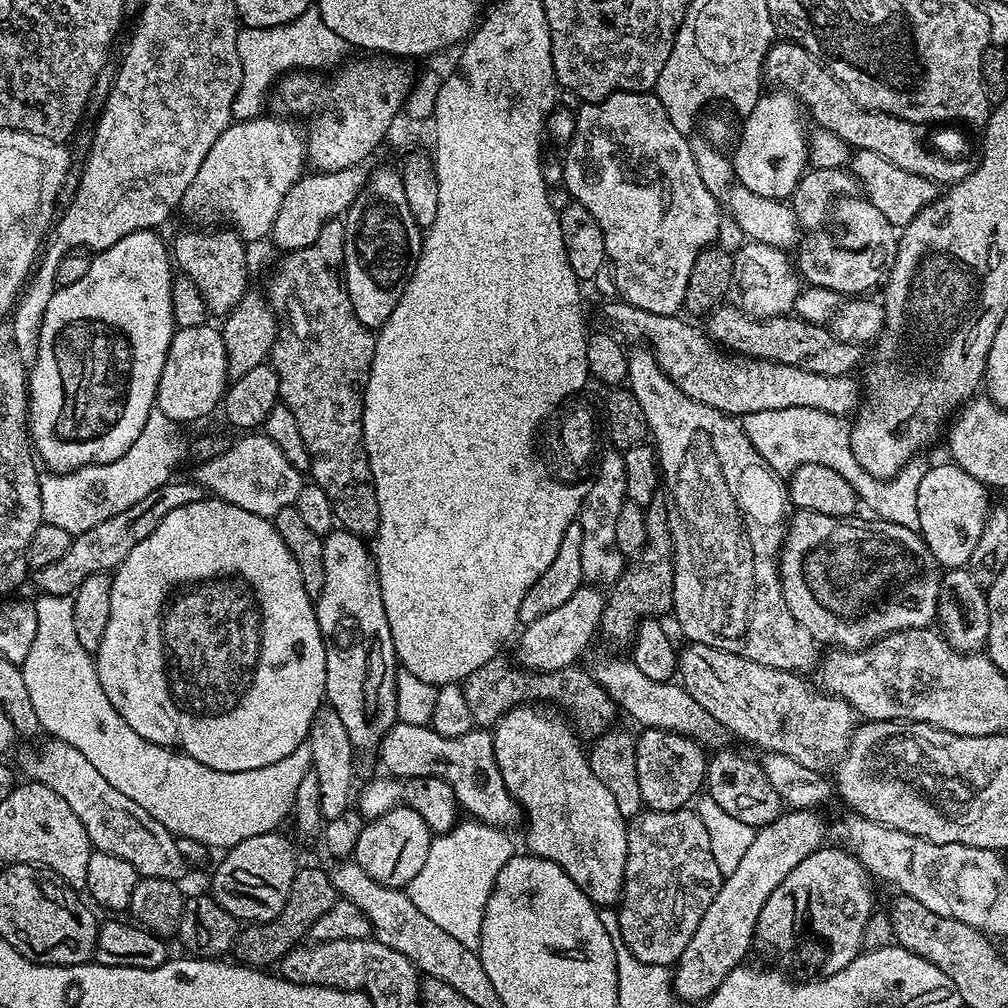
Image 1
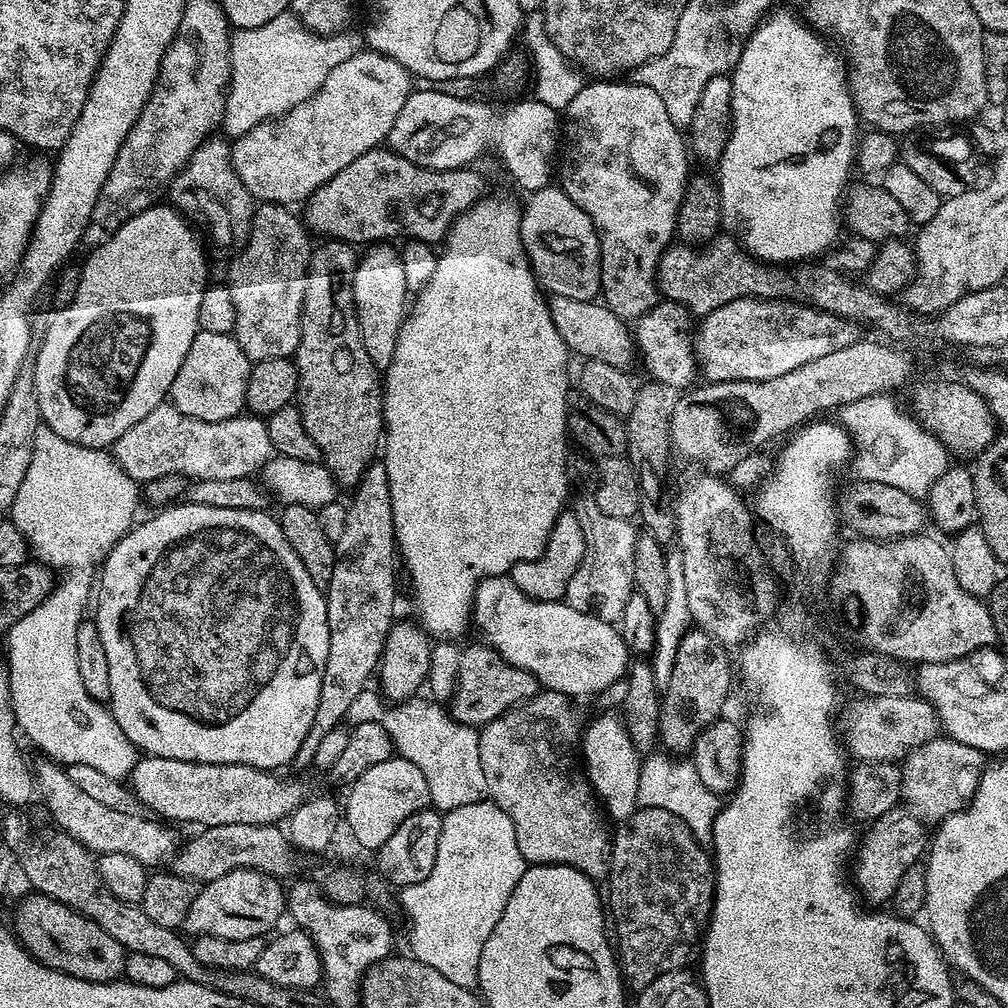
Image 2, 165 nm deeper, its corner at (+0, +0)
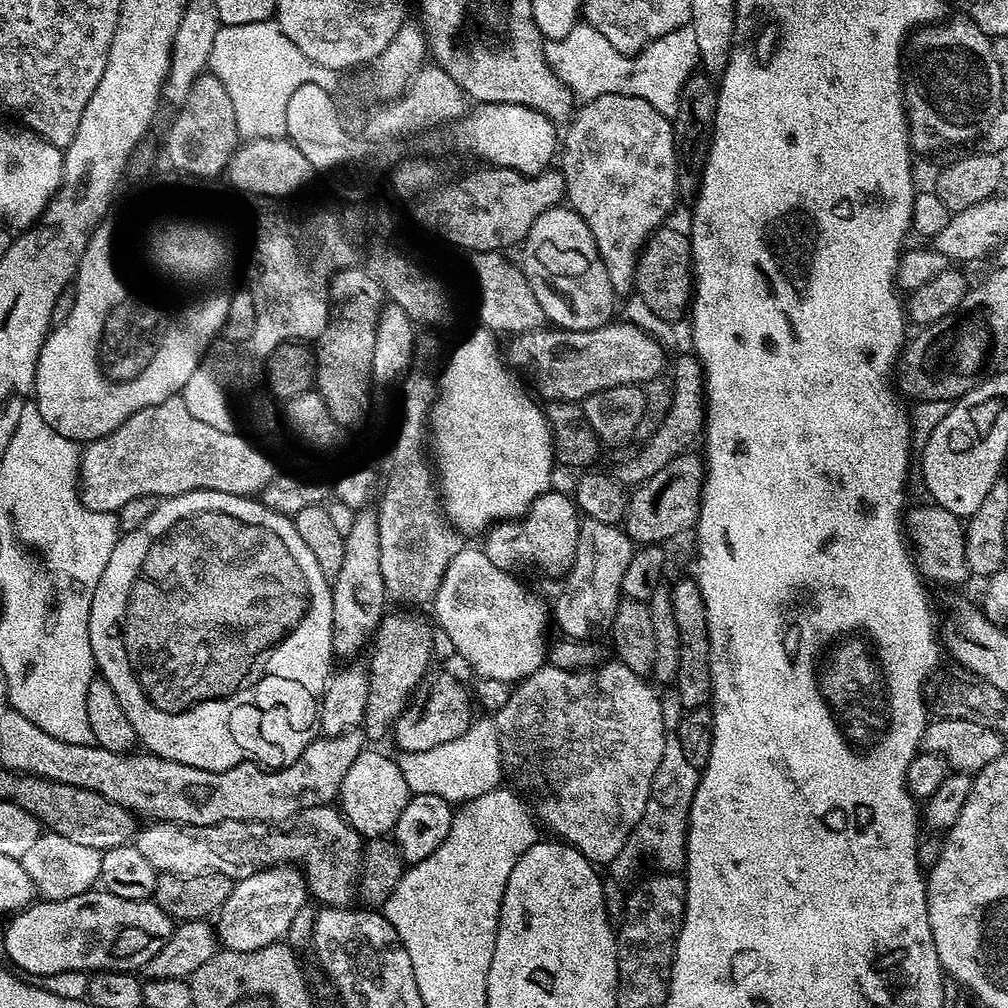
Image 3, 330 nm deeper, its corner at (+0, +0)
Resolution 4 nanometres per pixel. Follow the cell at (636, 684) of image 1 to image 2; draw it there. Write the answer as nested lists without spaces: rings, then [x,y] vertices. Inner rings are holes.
[[[508,574],[486,578],[476,587],[471,619],[474,628],[480,631],[479,639],[483,643],[497,652],[507,664],[529,672],[540,683],[541,689],[549,692],[561,692],[569,698],[596,696],[606,691],[611,684],[619,685],[630,667],[630,653],[615,623],[591,616],[582,610],[574,610],[574,606],[567,602],[530,598],[522,594],[518,586],[514,586]]]

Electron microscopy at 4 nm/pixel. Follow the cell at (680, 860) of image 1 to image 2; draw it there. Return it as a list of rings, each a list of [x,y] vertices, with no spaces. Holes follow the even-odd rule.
[[[637,807],[636,813],[617,828],[620,829],[617,832],[615,829],[612,836],[612,861],[606,877],[606,908],[614,929],[614,948],[618,953],[622,979],[631,991],[633,988],[633,993],[639,994],[654,982],[654,978],[667,972],[681,971],[692,956],[692,947],[701,943],[712,919],[716,870],[705,845],[699,844],[686,822],[682,822],[680,816],[670,814],[670,810]]]

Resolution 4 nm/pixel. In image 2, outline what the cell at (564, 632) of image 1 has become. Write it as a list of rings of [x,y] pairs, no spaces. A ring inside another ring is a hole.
[[[475,642],[460,656],[460,665],[456,668],[456,689],[452,692],[452,708],[450,715],[453,720],[460,724],[471,724],[473,726],[483,726],[490,723],[494,718],[498,718],[504,712],[509,712],[518,704],[523,704],[525,700],[532,699],[537,692],[541,691],[540,683],[526,670],[516,668],[513,664],[507,664],[497,652],[488,647],[483,642]]]

